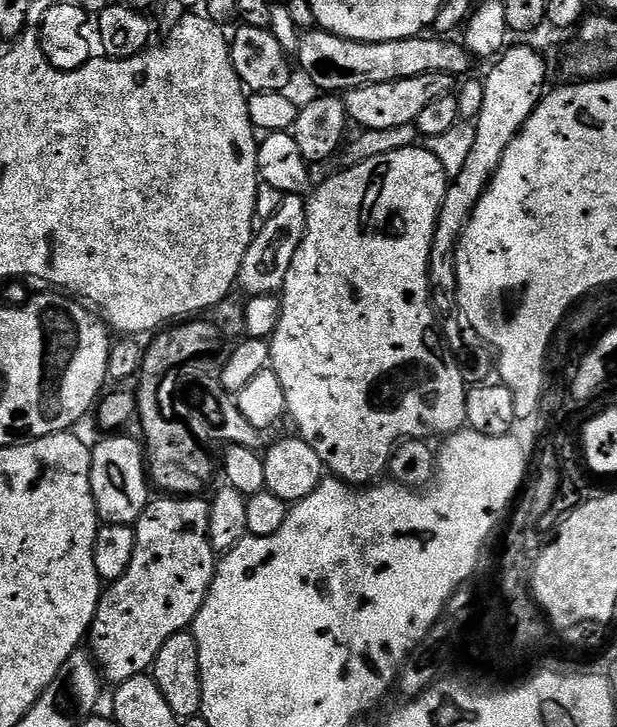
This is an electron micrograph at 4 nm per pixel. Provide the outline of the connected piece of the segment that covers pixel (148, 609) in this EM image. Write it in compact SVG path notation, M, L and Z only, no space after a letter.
M204 498L160 499L164 500L153 499L136 521L136 545L130 570L103 589L96 617L92 619L90 651L103 679L107 683L109 680L112 686L145 675L151 669L158 650L162 650L162 642L174 634L191 629L216 576L218 554L208 541L209 501Z

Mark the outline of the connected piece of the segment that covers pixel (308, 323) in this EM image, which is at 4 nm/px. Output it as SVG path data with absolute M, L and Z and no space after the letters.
M427 146L421 148L392 148L381 150L372 156L369 160L361 160L351 165L345 172L340 172L337 176L332 176L329 180L324 180L315 185L314 191L306 200L306 230L302 242L298 246L298 250L294 254L294 262L290 262L290 271L286 273L286 282L282 291L279 293L280 300L280 317L278 318L277 328L273 330L270 343L268 345L268 358L270 367L274 370L274 374L278 374L278 382L282 382L282 394L286 394L286 404L288 406L287 415L292 416L292 420L296 423L299 439L304 440L310 446L314 446L314 454L318 454L318 458L322 458L325 469L335 479L343 480L345 484L353 486L368 486L373 482L381 479L380 475L388 472L388 464L392 460L392 454L396 451L398 445L406 440L428 440L432 436L440 436L439 438L447 438L453 432L459 432L468 423L466 418L466 398L468 397L468 388L464 383L460 367L454 363L446 355L446 344L442 339L441 333L438 331L438 321L430 299L430 289L428 287L428 263L430 262L430 242L434 242L434 230L438 222L438 214L442 206L442 198L446 198L446 190L450 183L450 177L446 174L446 170L442 170L442 166L438 162L438 158L434 158L434 154L430 154Z

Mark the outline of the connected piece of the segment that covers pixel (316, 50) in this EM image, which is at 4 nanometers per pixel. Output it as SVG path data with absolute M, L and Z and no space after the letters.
M308 30L301 35L300 48L294 56L298 61L299 71L301 68L305 78L314 87L320 88L316 90L324 94L343 94L367 84L389 84L406 78L418 78L422 74L463 77L465 75L463 72L470 63L468 51L465 50L463 43L456 41L455 44L452 38L427 40L428 38L427 35L421 34L401 40L367 44L361 40L347 40L336 36L333 32Z

